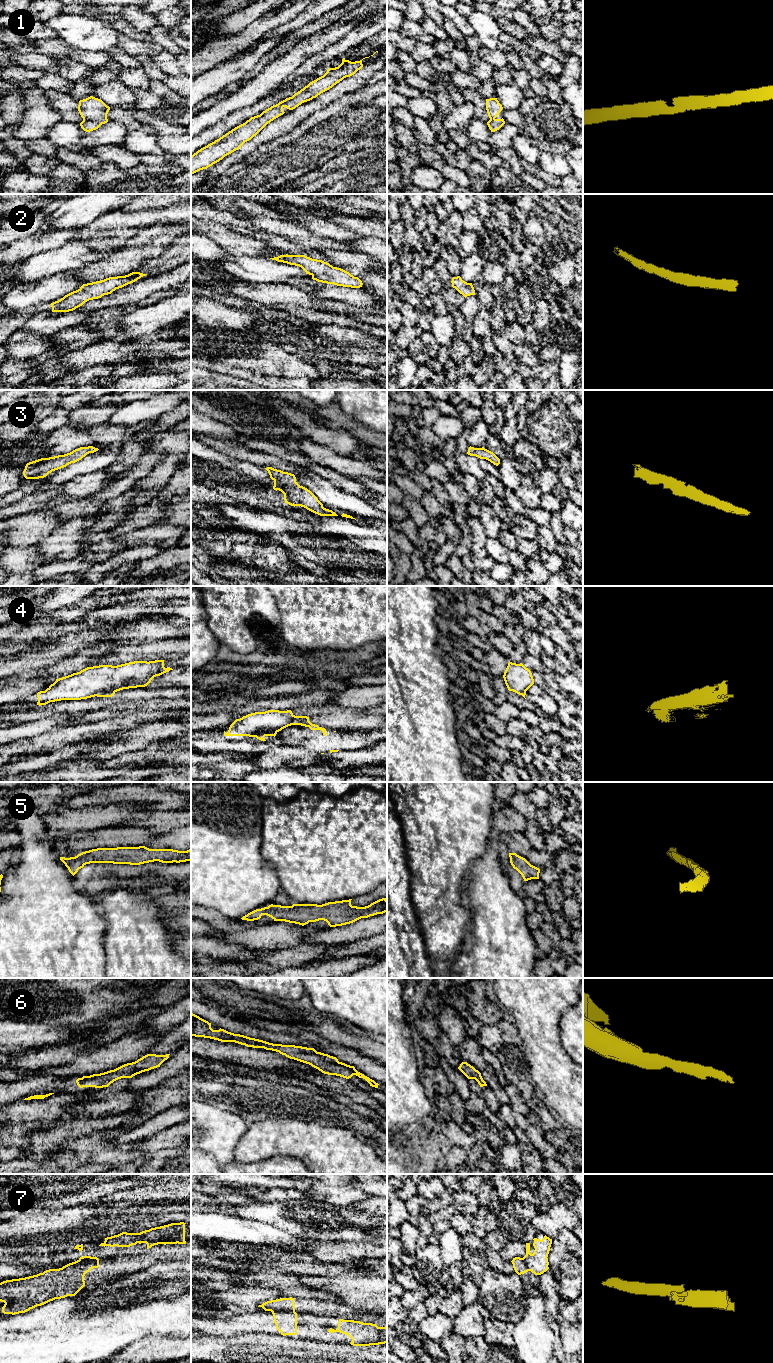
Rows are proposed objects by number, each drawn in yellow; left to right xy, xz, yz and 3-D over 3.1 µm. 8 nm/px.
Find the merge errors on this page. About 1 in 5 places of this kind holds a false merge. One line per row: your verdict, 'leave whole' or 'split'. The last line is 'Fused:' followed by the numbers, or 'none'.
1: leave whole
2: leave whole
3: leave whole
4: split
5: leave whole
6: leave whole
7: split
Fused: 4, 7

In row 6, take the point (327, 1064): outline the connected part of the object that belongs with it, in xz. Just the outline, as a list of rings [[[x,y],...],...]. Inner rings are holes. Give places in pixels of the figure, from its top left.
[[[191,1013],[191,1036],[210,1038],[221,1042],[235,1042],[247,1047],[276,1051],[290,1059],[309,1064],[324,1074],[336,1075],[346,1079],[356,1075],[359,1078],[365,1079],[372,1087],[378,1088],[379,1085],[374,1080],[358,1072],[354,1066],[339,1062],[336,1057],[317,1052],[314,1048],[273,1044],[244,1035],[234,1034],[221,1028],[213,1030],[211,1023],[193,1013]]]

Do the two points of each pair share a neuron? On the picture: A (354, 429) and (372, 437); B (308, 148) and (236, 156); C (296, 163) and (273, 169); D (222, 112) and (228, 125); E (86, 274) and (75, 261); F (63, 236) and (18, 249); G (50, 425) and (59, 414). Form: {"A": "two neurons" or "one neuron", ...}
{"A": "one neuron", "B": "two neurons", "C": "one neuron", "D": "two neurons", "E": "two neurons", "F": "one neuron", "G": "one neuron"}

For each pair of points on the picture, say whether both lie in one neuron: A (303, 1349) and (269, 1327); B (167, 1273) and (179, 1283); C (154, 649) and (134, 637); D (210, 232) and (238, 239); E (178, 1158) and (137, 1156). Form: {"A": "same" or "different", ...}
{"A": "different", "B": "same", "C": "different", "D": "same", "E": "different"}

